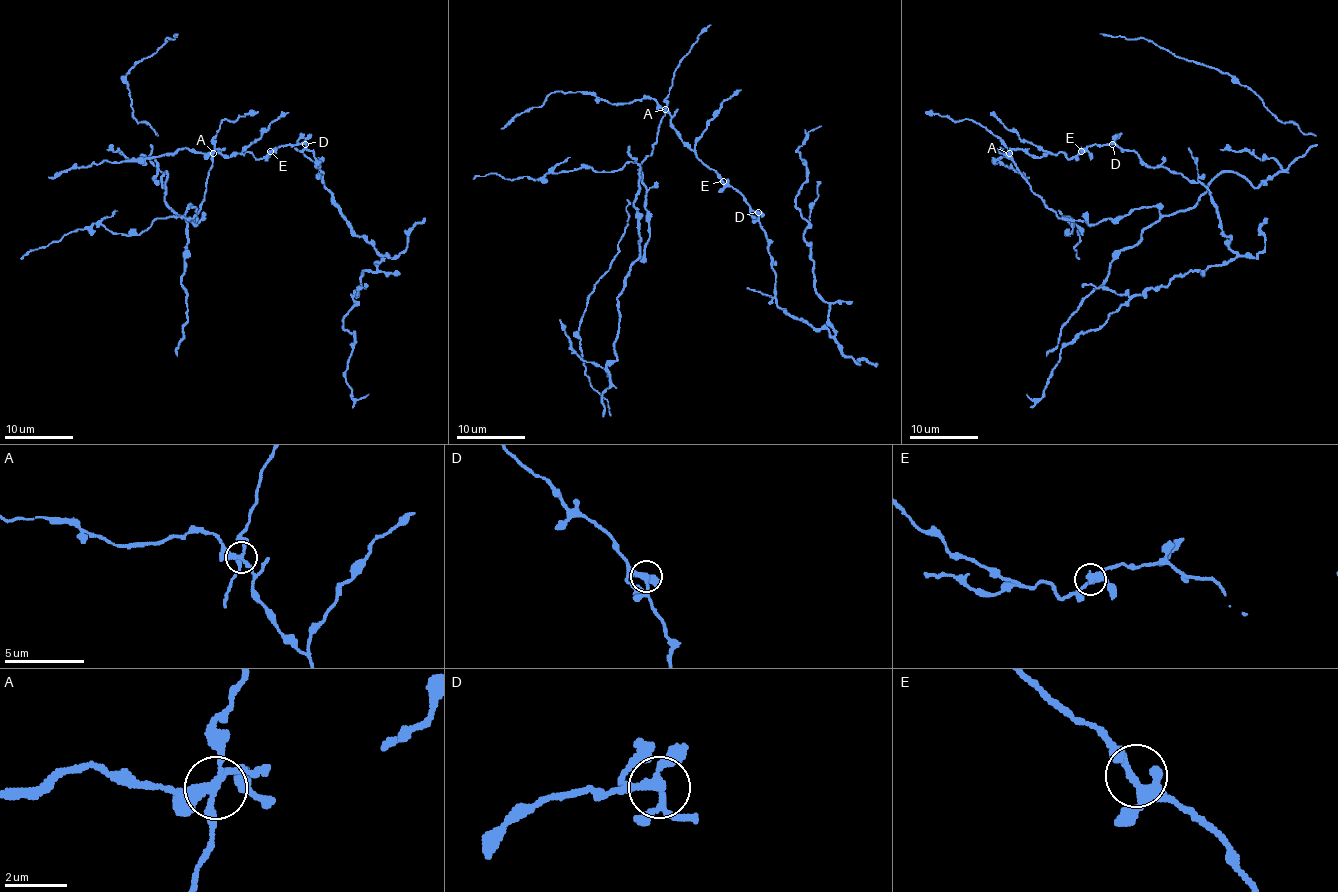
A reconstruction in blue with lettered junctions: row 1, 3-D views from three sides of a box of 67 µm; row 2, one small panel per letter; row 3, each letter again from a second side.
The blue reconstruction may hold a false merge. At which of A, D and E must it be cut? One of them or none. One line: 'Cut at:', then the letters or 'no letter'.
Cut at: A

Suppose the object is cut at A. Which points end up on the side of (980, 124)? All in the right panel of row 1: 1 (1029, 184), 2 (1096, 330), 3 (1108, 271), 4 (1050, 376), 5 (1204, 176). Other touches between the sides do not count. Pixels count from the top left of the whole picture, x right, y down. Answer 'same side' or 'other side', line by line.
1: same side
2: other side
3: same side
4: other side
5: other side

